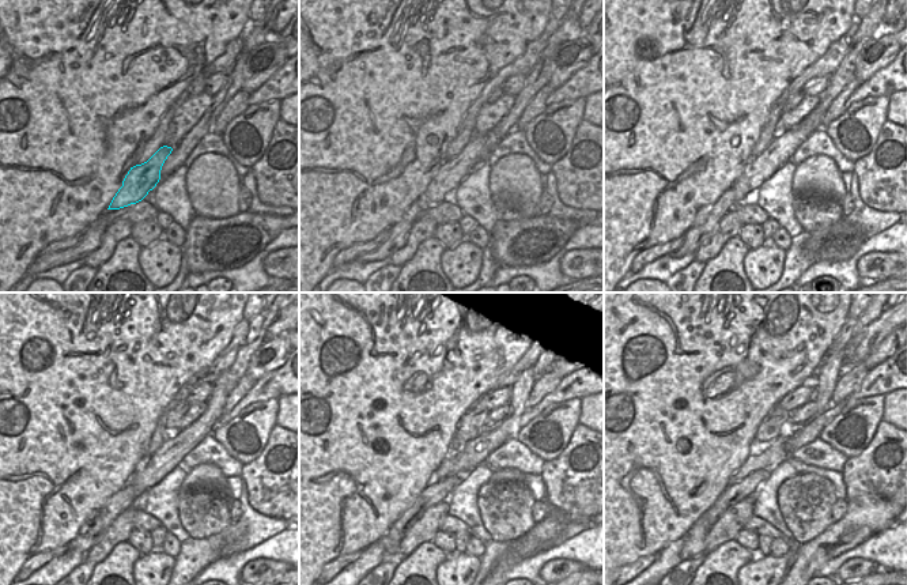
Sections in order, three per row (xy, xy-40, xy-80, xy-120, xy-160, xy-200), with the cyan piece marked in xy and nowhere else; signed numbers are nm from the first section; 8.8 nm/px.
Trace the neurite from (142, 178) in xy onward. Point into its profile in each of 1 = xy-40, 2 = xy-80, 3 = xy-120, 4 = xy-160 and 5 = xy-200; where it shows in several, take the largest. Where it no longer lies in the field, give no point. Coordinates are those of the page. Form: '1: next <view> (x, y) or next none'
1: next xy-40 (452, 172)
2: next xy-80 (760, 168)
3: next xy-120 (154, 468)
4: next xy-160 (475, 452)
5: next xy-200 (828, 373)

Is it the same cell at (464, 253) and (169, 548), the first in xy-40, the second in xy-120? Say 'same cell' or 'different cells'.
different cells

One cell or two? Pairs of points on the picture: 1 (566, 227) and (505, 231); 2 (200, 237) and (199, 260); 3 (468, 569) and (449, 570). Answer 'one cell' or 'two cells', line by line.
1: one cell
2: one cell
3: one cell

